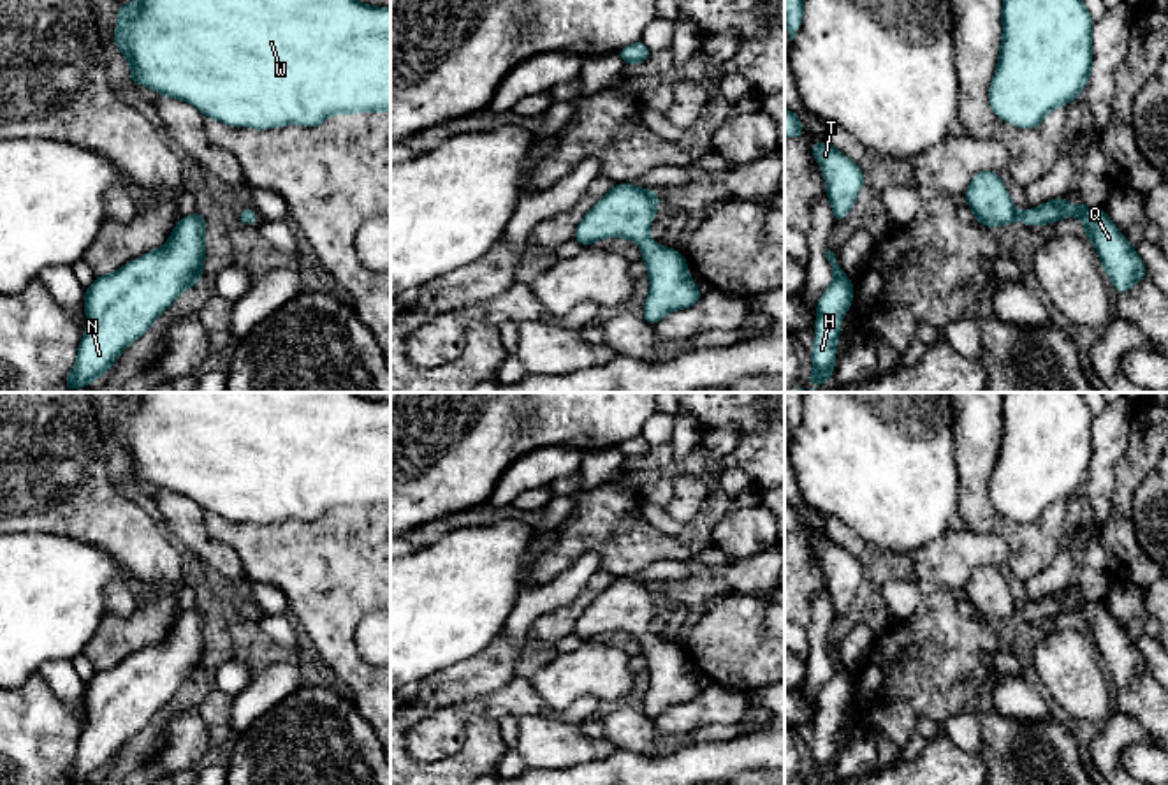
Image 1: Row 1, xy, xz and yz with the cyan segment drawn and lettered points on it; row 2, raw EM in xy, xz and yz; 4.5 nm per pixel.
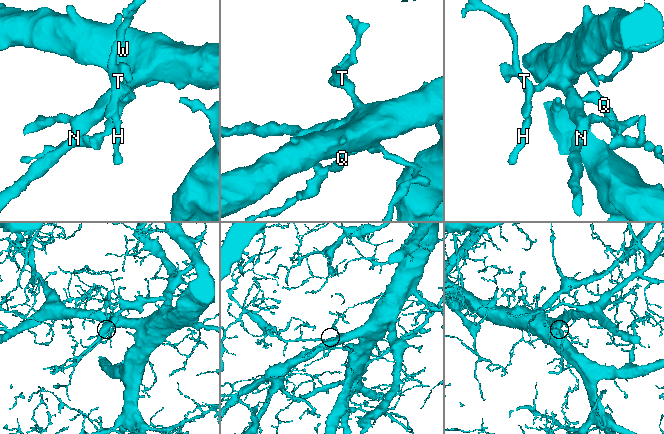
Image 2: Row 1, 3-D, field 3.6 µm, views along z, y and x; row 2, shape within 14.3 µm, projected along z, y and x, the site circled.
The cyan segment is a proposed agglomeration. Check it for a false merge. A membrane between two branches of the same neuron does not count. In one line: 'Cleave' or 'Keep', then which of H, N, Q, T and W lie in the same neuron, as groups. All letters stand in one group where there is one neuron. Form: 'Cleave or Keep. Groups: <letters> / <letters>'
Keep. Groups: H N Q T W

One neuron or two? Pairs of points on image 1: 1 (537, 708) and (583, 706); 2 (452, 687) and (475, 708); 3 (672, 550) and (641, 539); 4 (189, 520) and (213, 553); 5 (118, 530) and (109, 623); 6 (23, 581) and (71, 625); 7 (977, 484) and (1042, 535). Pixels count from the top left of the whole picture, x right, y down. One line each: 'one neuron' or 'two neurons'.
1: one neuron
2: two neurons
3: one neuron
4: one neuron
5: two neurons
6: one neuron
7: one neuron

